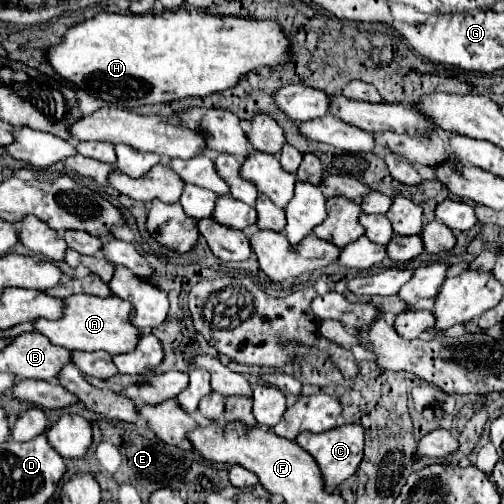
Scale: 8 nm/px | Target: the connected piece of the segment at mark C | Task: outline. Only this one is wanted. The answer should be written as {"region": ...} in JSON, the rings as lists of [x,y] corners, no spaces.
{"region":[[[342,424],[336,426],[328,432],[300,432],[300,436],[296,436],[296,444],[302,446],[320,466],[322,476],[324,476],[324,484],[330,486],[338,486],[342,484],[346,478],[350,478],[358,464],[362,462],[362,454],[364,454],[364,426],[362,424]]]}

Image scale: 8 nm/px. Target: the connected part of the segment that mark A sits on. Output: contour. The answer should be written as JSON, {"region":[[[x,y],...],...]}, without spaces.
{"region":[[[76,294],[64,298],[64,316],[60,320],[36,320],[36,328],[56,346],[84,352],[104,350],[110,354],[124,354],[132,352],[140,340],[140,330],[132,324],[130,314],[132,304],[116,296],[98,298],[90,294]]]}

